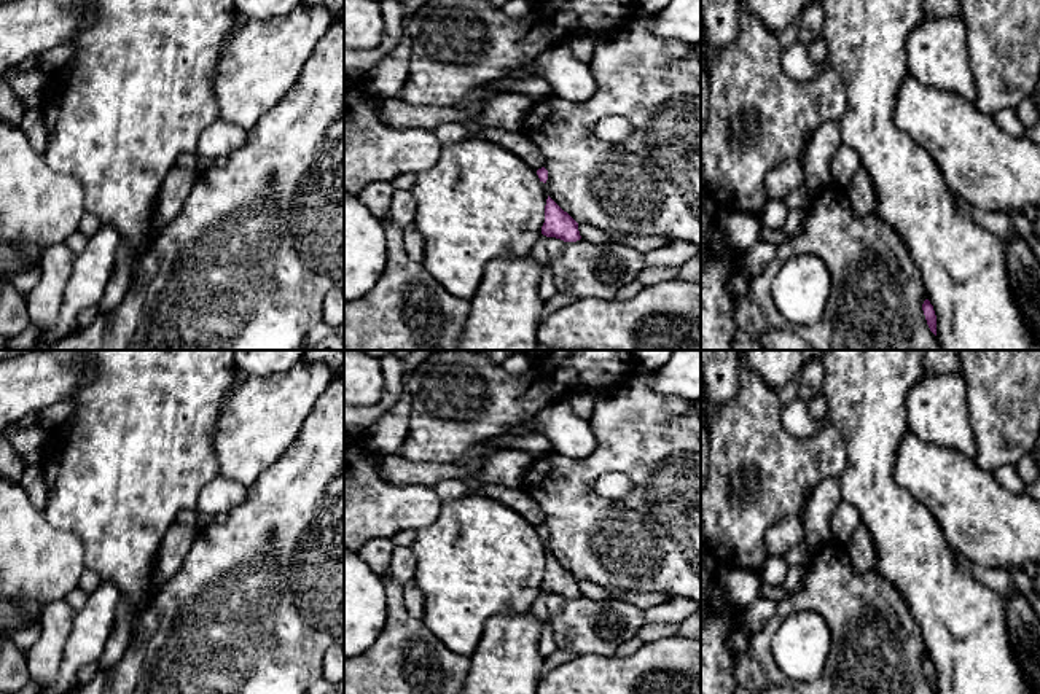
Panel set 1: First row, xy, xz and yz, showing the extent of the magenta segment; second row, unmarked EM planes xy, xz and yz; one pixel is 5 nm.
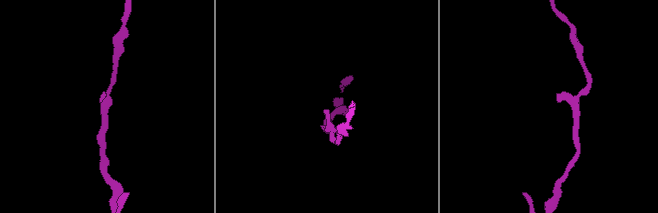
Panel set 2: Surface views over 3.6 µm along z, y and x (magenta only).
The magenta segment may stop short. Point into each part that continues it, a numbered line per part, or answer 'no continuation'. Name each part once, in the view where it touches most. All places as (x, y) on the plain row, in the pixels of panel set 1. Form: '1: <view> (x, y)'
no continuation

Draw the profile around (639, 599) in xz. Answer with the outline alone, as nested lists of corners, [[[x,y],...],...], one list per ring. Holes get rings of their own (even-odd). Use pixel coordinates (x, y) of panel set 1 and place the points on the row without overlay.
[[[612,591],[612,592],[616,598],[629,602],[642,610],[651,608],[671,598],[669,594],[661,594],[661,592],[651,592],[651,594],[629,592],[629,591]]]

